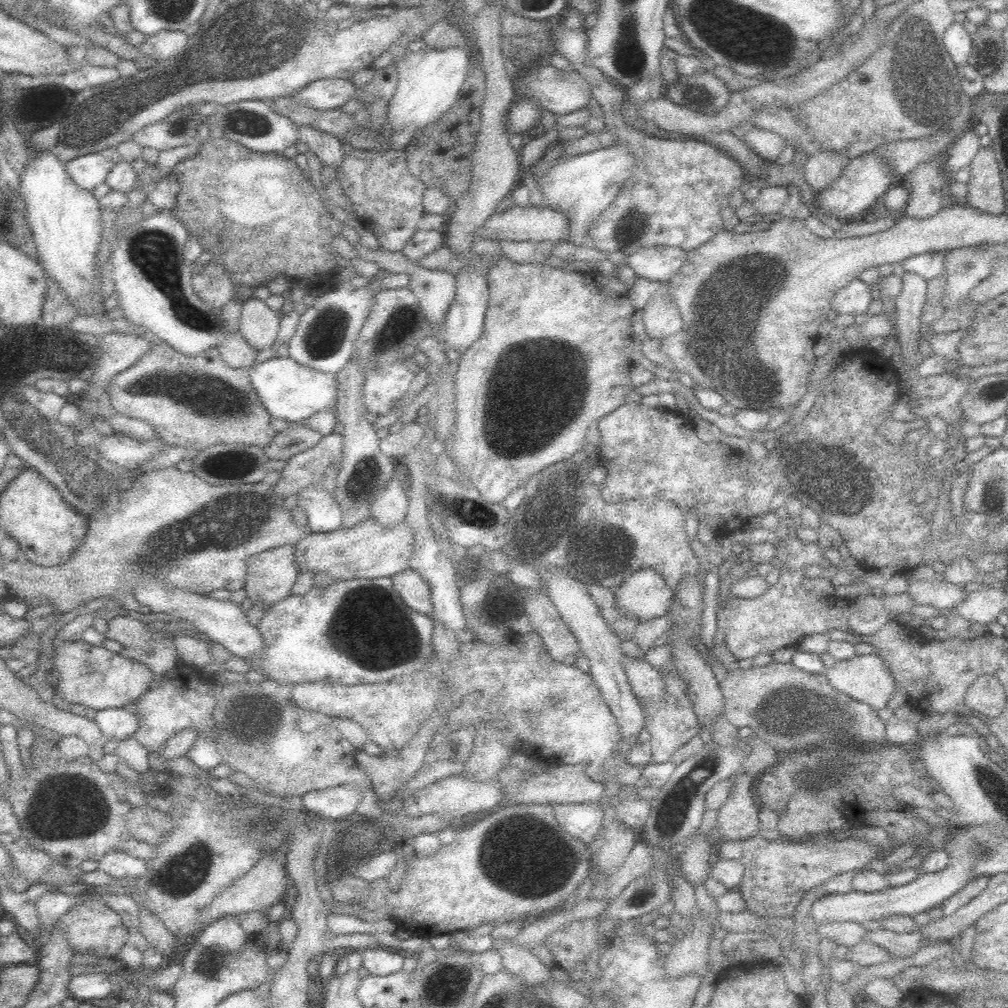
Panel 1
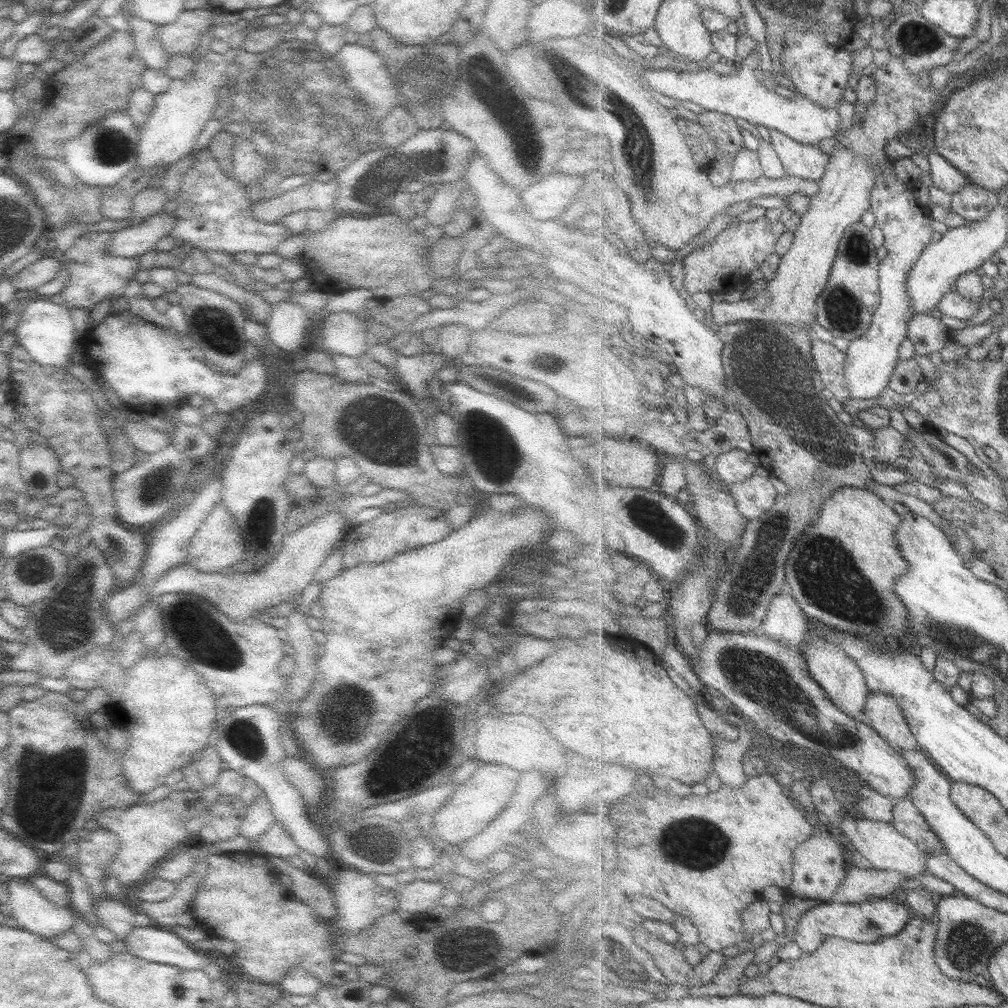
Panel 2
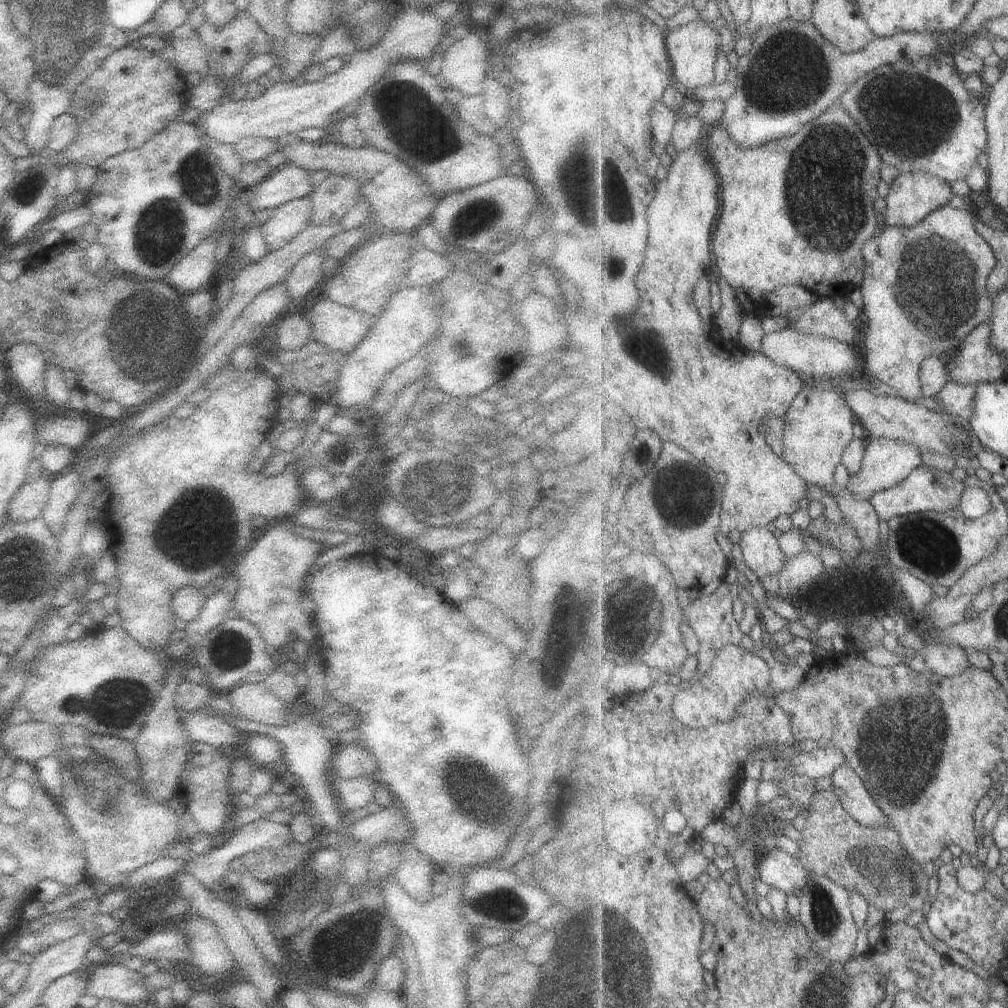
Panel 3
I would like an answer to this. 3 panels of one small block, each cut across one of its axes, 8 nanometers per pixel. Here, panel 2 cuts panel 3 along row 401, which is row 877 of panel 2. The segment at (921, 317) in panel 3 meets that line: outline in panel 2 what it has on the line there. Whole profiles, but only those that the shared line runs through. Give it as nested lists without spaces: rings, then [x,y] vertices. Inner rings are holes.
[[[858,815],[843,816],[838,827],[838,832],[851,841],[857,853],[863,856],[875,869],[895,872],[909,879],[927,872],[928,856],[919,844],[912,842],[905,835],[897,831],[891,823],[868,820]]]

